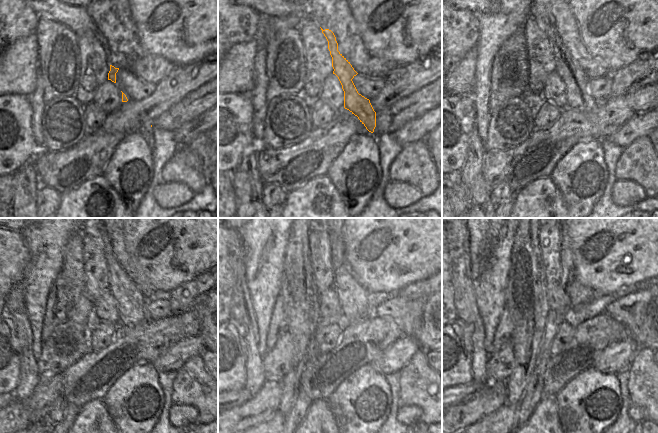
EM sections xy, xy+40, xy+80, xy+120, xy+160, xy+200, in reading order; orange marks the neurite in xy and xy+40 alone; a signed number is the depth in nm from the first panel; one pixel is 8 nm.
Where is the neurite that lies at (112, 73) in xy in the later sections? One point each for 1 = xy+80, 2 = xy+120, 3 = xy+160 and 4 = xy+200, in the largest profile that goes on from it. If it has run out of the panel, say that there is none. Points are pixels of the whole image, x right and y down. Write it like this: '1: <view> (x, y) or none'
1: xy+80 (575, 80)
2: xy+120 (130, 300)
3: xy+160 (353, 297)
4: xy+200 (578, 294)

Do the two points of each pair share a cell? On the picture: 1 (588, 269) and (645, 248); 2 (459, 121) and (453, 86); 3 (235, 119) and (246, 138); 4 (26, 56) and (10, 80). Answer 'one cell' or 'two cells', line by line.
1: one cell
2: two cells
3: one cell
4: one cell

